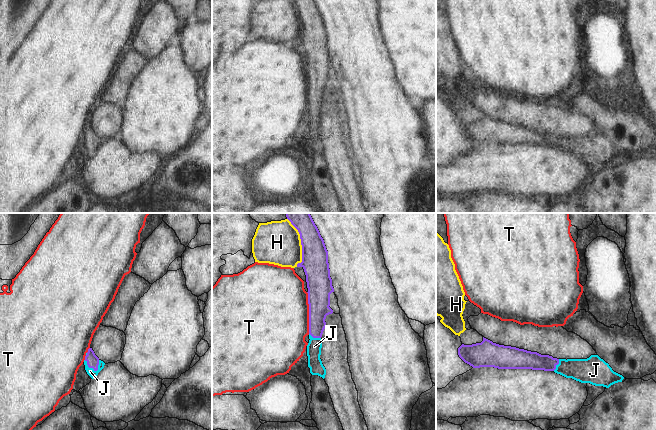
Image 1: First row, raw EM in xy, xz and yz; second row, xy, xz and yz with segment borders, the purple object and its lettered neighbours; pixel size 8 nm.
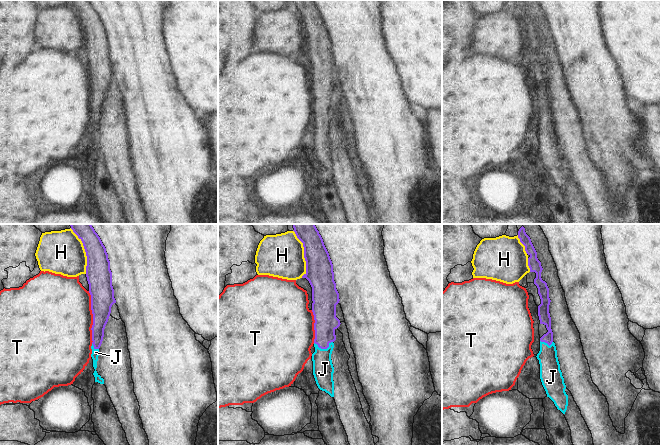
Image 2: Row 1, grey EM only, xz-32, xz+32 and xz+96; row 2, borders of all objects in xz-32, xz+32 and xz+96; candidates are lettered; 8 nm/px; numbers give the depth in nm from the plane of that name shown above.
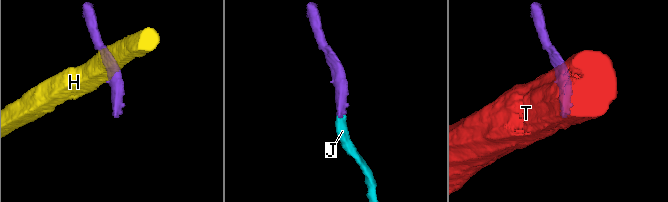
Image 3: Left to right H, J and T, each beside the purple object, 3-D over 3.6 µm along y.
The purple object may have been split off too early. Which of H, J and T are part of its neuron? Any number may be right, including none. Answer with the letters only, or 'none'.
J

